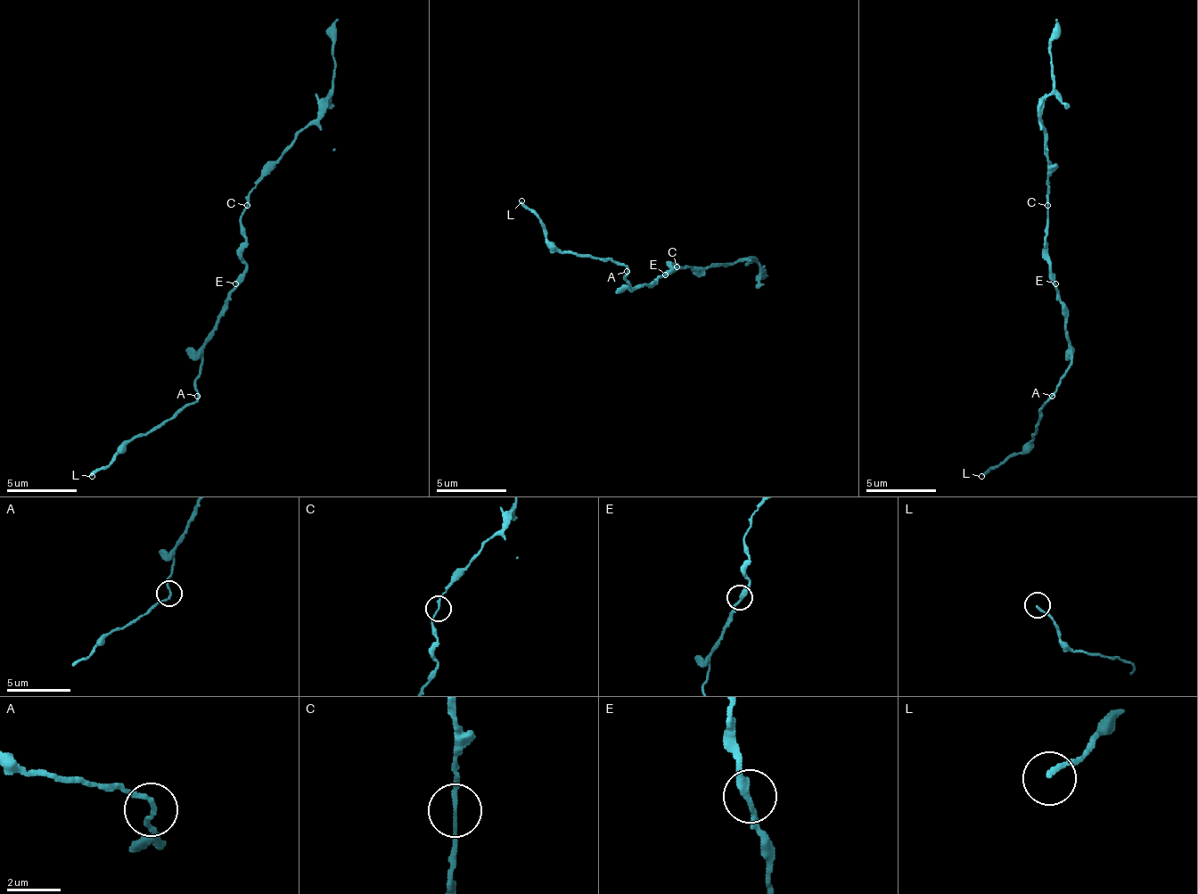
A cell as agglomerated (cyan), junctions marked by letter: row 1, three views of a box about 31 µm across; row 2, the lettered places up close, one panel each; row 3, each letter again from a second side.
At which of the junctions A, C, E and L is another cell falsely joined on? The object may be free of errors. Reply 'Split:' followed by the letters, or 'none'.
Split: C

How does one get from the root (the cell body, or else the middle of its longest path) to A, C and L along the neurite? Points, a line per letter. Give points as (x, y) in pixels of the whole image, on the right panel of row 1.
A: (1052, 283), (1059, 294), (1059, 305), (1066, 318), (1066, 340), (1070, 343), (1070, 364), (1066, 374), (1052, 396)
C: (1052, 283), (1052, 269), (1045, 258), (1045, 224), (1048, 220), (1048, 206)
L: (1052, 283), (1066, 318), (1066, 374), (1041, 406), (1034, 438), (1017, 455), (1006, 455), (981, 476)

